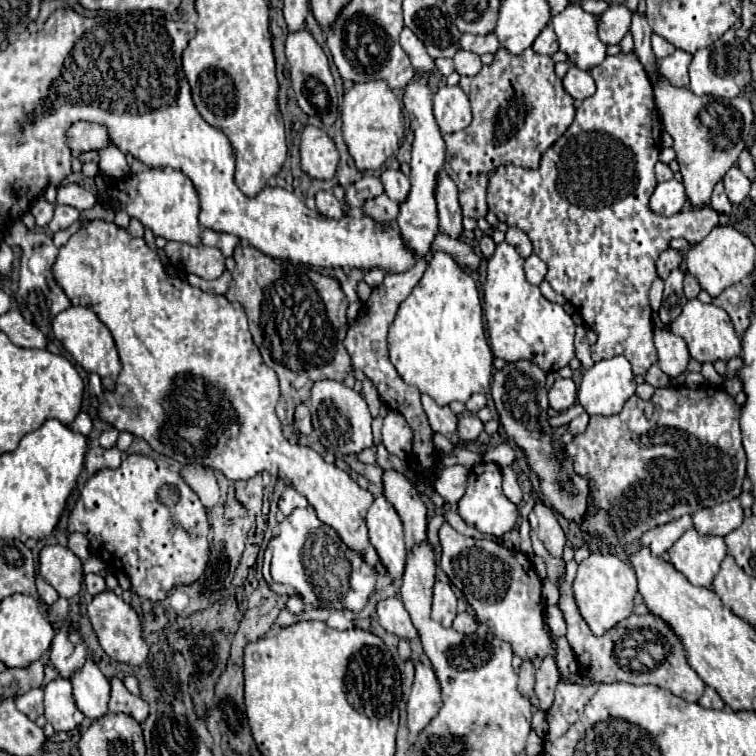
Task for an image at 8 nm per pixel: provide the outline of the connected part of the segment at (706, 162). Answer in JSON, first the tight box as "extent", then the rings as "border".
{"extent":[652,73,752,207],"border":[[[656,73],[656,81],[652,83],[652,87],[654,105],[660,113],[662,125],[674,139],[676,161],[684,177],[686,195],[692,207],[704,207],[710,203],[714,185],[736,163],[738,155],[752,139],[752,103],[744,95],[732,99],[714,99],[708,95],[698,97],[686,87],[674,87],[662,73]]]}

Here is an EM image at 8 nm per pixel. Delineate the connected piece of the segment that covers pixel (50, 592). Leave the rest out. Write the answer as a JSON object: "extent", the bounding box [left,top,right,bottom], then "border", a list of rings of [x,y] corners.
{"extent":[36,575,58,605],"border":[[[40,575],[36,577],[36,589],[38,589],[38,597],[40,597],[46,605],[52,605],[52,603],[58,599],[58,593],[54,591],[54,587],[48,585]]]}

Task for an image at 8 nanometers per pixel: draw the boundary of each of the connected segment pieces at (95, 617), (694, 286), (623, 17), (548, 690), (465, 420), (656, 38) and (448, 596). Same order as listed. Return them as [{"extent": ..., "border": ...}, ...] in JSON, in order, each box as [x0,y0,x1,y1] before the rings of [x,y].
[{"extent":[88,591,148,665],"border":[[[114,591],[98,593],[92,599],[92,603],[88,605],[88,617],[92,621],[92,627],[100,639],[100,645],[106,651],[106,655],[110,655],[116,661],[130,663],[130,665],[142,665],[146,661],[148,647],[140,635],[140,631],[142,631],[140,617],[128,603],[122,601],[122,597],[114,595]]]},{"extent":[684,273,700,299],"border":[[[686,273],[684,275],[684,295],[686,295],[686,299],[694,299],[698,293],[700,293],[700,285],[698,285],[696,277]]]},{"extent":[598,5,630,45],"border":[[[614,5],[598,15],[598,35],[606,45],[618,45],[630,31],[630,11],[624,5]]]},{"extent":[536,657,560,711],"border":[[[546,657],[540,665],[540,669],[536,671],[536,697],[540,701],[542,711],[548,711],[552,707],[558,677],[560,677],[560,673],[556,667],[556,659]]]},{"extent":[458,413,484,443],"border":[[[466,413],[464,417],[458,419],[458,435],[460,435],[460,441],[462,443],[476,441],[482,431],[484,431],[484,423],[476,415]]]},{"extent":[652,35,674,61],"border":[[[652,35],[652,51],[654,51],[654,55],[656,55],[656,59],[660,61],[660,59],[664,59],[666,55],[672,55],[674,53],[674,45],[672,43],[668,43],[666,39],[662,39],[660,35]]]},{"extent":[432,583,456,627],"border":[[[434,583],[432,597],[432,619],[444,627],[450,627],[456,617],[456,595],[448,583]]]}]

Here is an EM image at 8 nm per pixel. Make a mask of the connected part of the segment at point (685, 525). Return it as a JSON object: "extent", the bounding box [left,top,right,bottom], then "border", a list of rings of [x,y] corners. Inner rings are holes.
{"extent":[640,515,692,555],"border":[[[684,515],[682,519],[674,521],[674,523],[666,523],[660,527],[654,527],[650,531],[646,531],[640,539],[642,545],[650,547],[650,551],[654,555],[662,555],[664,551],[668,551],[688,529],[692,527],[692,517]]]}

